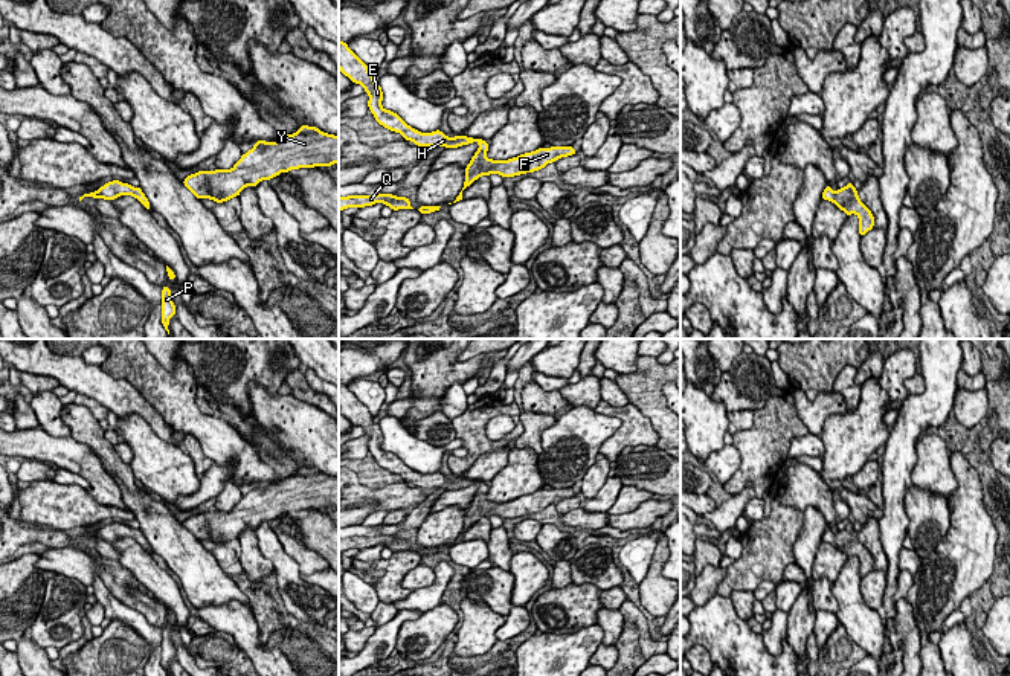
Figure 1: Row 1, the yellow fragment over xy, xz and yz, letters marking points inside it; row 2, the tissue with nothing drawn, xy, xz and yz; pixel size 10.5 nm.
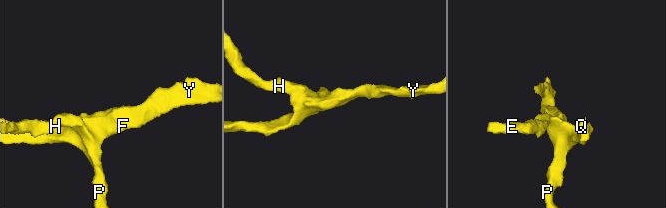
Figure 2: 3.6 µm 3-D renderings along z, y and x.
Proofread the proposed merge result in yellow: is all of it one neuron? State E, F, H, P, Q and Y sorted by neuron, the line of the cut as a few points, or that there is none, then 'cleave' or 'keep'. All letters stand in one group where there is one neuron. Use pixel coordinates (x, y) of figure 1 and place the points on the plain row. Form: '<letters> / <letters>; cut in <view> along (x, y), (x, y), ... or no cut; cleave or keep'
E F H P Q Y; no cut; keep

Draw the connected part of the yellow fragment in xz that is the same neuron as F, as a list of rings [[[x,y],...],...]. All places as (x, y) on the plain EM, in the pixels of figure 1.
[[[339,381],[339,410],[354,426],[360,426],[365,435],[369,436],[368,449],[374,461],[384,470],[400,475],[404,482],[424,488],[445,488],[458,490],[473,484],[479,485],[478,493],[465,508],[465,523],[462,533],[482,517],[499,516],[502,519],[514,519],[526,514],[534,514],[545,510],[548,505],[557,504],[561,499],[574,497],[577,493],[569,488],[539,490],[531,494],[520,496],[508,502],[493,502],[485,497],[490,487],[484,481],[467,478],[447,479],[441,472],[432,475],[421,475],[407,467],[395,453],[381,449],[383,433],[369,409],[348,389],[346,385]]]

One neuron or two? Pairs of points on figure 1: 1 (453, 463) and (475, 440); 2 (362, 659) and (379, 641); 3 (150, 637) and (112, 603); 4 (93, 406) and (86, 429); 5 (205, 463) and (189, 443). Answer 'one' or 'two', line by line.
1: one
2: one
3: one
4: two
5: one

